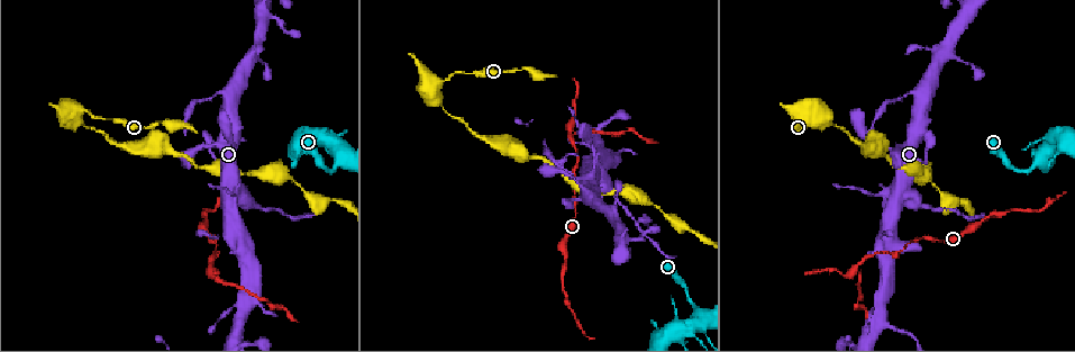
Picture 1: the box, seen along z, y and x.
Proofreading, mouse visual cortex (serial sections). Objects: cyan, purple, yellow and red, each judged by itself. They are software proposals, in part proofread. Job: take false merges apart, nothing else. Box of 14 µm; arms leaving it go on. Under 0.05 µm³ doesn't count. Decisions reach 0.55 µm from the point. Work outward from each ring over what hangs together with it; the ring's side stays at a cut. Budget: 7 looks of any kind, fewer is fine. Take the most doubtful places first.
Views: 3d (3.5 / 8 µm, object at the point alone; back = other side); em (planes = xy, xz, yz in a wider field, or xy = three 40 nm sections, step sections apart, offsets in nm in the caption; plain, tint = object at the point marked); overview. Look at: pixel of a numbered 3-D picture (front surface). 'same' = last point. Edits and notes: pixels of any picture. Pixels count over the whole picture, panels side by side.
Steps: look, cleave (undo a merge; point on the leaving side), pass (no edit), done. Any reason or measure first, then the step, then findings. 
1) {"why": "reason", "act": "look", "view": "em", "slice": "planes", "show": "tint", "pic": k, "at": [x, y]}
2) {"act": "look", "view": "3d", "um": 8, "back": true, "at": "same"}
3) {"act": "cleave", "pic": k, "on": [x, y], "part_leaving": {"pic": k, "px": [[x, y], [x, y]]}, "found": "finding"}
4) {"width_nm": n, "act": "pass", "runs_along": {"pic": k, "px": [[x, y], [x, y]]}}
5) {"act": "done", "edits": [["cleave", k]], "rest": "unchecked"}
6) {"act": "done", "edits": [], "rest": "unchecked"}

{"why": "arms part here", "act": "look", "view": "3d", "um": 3.5, "pic": 1, "at": [854, 268]}

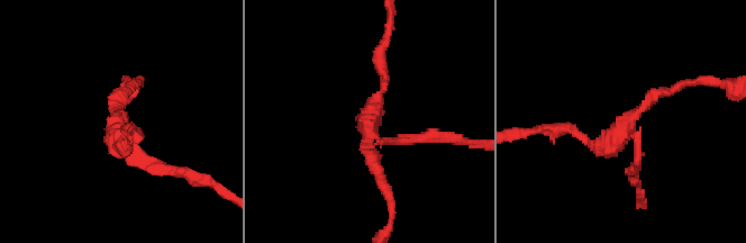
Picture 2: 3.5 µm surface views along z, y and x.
{"why": "now the EM", "act": "look", "view": "em", "slice": "xy", "step": 3, "show": "tint", "pic": 2, "at": [116, 124]}

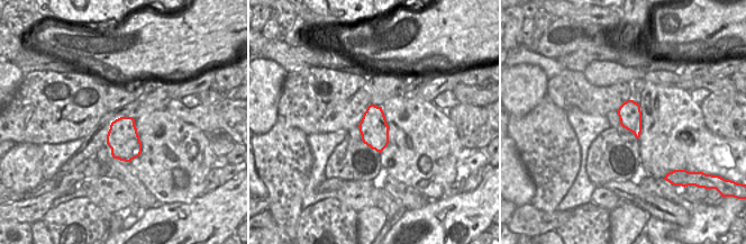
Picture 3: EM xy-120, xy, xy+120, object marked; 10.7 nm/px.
{"act": "cleave", "pic": 2, "on": [149, 162], "found": "two cells meet here"}

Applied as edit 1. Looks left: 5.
{"why": "side arm on a straight run", "act": "look", "view": "3d", "um": 3.5, "pic": 1, "at": [227, 92]}

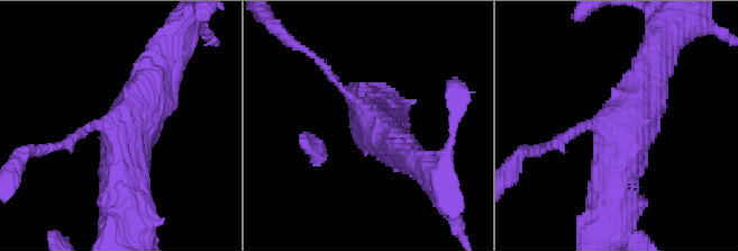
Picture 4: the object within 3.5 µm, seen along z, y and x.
{"arms": 3, "arm_widths_nm": [100, 500, 500], "why": "now the EM", "act": "look", "view": "em", "slice": "xy", "step": 2, "show": "tint", "pic": 4, "at": [365, 114]}

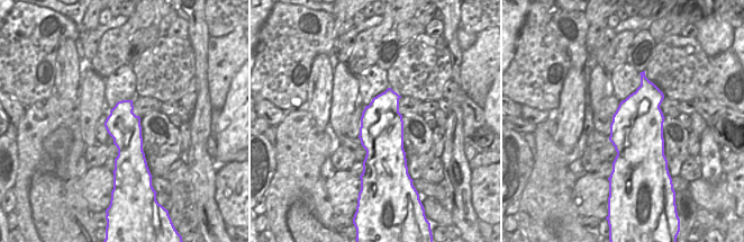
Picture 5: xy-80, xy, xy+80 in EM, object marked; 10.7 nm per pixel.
{"act": "pass", "found": "one cell here"}

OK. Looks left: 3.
{"why": "sharp bend", "act": "look", "view": "3d", "um": 3.5, "pic": 1, "at": [691, 335]}

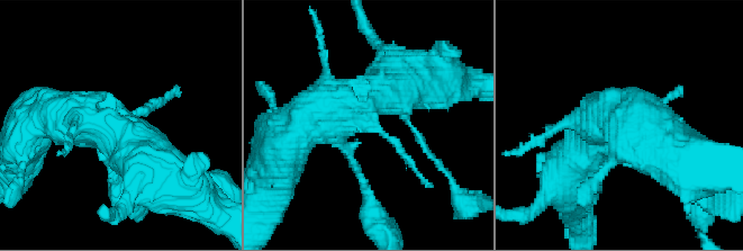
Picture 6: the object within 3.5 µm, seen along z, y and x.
{"why": "shape alone is not enough", "act": "look", "view": "em", "slice": "xy", "step": 2, "show": "tint", "pic": 6, "at": [369, 123]}

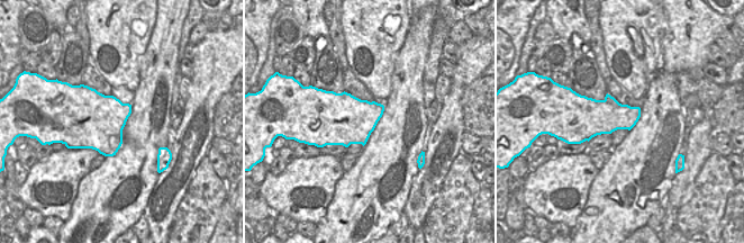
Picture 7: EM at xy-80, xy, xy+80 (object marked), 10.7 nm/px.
{"act": "look", "view": "em", "slice": "xy", "step": 3, "show": "tint", "at": "same"}

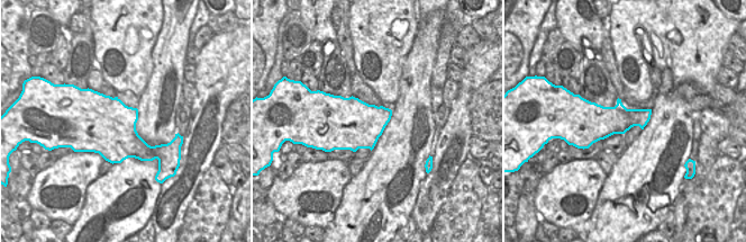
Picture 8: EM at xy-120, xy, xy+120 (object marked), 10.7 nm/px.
{"act": "pass", "runs_along": {"pic": 6, "px": [[393, 79], [275, 137]]}, "found": "continuous, no second cell"}

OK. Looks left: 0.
{"act": "done", "edits": [["cleave", 2]], "rest": "unchecked"}

